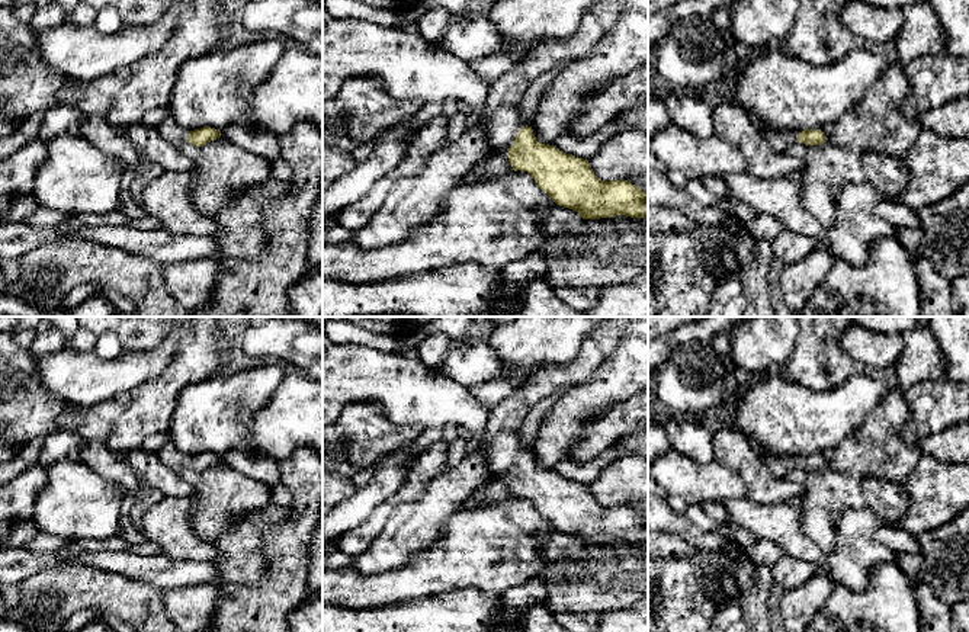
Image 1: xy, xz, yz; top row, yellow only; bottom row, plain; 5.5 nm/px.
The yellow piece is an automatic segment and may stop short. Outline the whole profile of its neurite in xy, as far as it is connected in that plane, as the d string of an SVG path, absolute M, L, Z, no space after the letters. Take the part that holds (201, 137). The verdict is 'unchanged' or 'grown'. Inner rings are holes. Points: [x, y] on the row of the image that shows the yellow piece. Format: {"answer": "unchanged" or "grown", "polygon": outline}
{"answer": "grown", "polygon": "M167 115L166 119L155 128L155 131L166 141L176 147L186 141L192 142L193 145L203 147L222 135L221 131L211 126L189 131L180 126L171 115Z"}

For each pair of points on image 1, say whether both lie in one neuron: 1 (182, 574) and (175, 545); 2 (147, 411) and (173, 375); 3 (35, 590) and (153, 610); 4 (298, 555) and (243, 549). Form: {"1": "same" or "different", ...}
{"1": "different", "2": "same", "3": "same", "4": "different"}

